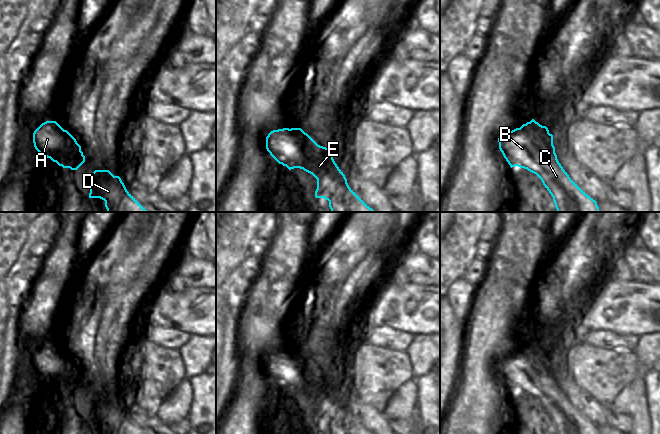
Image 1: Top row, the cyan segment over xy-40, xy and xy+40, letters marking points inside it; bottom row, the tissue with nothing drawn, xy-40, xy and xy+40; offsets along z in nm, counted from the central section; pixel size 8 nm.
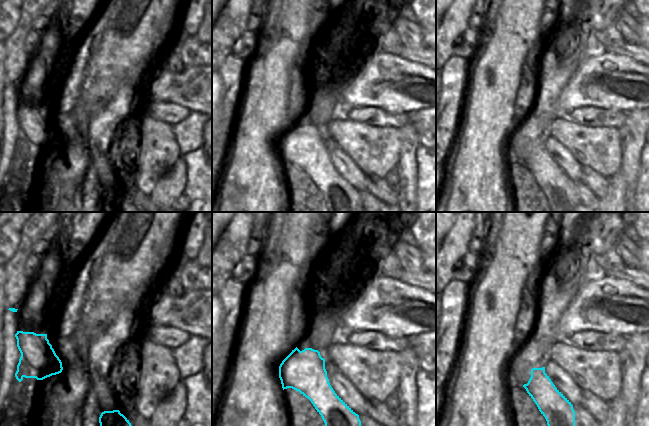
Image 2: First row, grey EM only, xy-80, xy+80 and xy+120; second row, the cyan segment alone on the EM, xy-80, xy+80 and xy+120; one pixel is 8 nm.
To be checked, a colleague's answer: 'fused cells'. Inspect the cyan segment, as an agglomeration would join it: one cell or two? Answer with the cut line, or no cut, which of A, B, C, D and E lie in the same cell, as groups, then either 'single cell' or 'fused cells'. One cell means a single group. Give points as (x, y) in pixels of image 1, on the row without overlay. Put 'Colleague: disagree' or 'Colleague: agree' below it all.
cut in xy+40 along (519, 352), (532, 365), (532, 384), (528, 387), (527, 392); A B / C D E; fused cells
Colleague: agree

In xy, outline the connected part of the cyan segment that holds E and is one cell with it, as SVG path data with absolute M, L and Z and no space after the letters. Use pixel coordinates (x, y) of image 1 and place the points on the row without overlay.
M312 363L308 368L307 381L309 385L304 387L303 394L317 403L316 422L328 424L331 434L373 434L349 411L333 383L332 374Z

